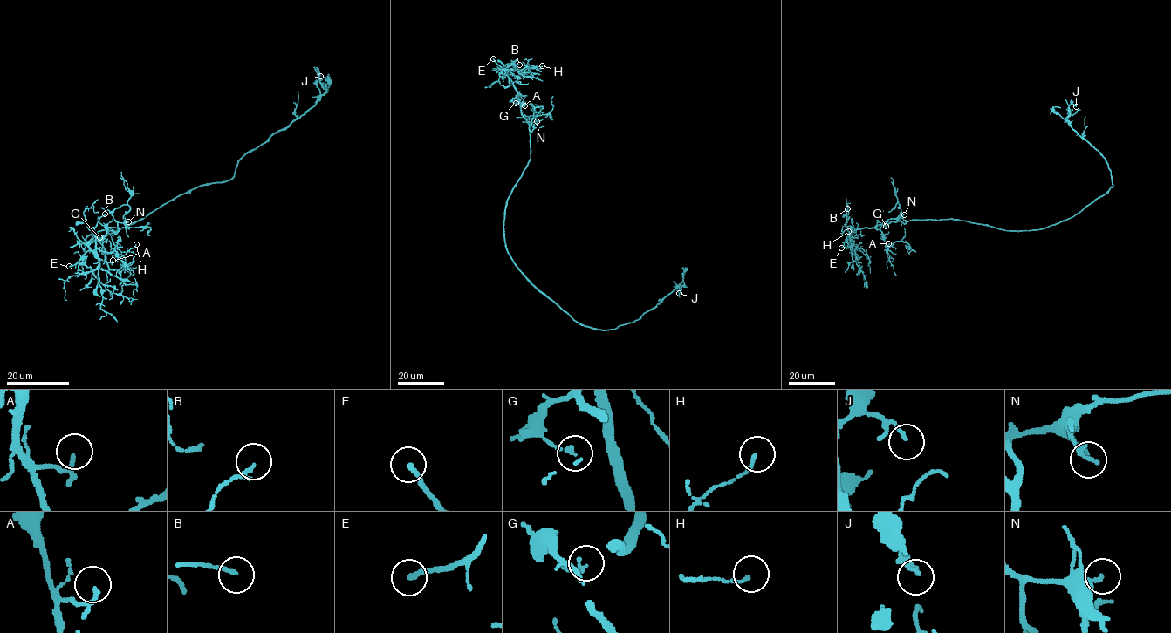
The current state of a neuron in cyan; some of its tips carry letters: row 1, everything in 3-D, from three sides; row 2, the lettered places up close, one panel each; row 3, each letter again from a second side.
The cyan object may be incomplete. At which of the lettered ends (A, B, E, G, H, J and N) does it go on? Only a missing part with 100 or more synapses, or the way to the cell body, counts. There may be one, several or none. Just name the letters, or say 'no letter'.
E

